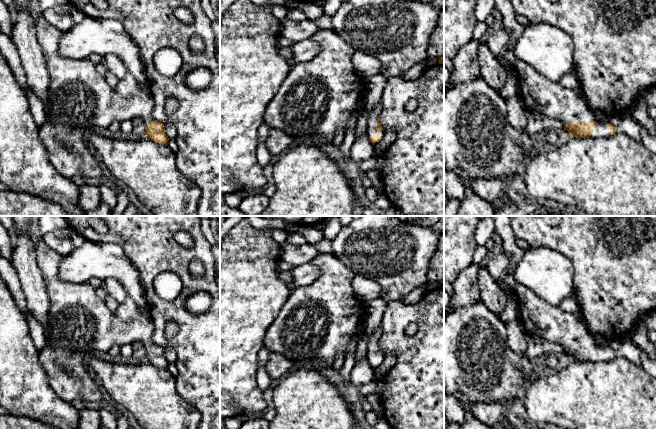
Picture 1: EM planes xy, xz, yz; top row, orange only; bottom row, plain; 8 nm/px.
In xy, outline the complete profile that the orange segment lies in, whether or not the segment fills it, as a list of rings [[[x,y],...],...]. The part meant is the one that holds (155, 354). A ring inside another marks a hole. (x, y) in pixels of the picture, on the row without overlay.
[[[33,239],[33,242],[36,262],[50,301],[49,336],[39,353],[39,361],[47,374],[49,385],[62,400],[70,403],[80,399],[89,405],[96,405],[102,400],[102,392],[89,375],[85,363],[97,352],[109,352],[114,345],[121,347],[141,341],[145,347],[146,361],[155,367],[167,369],[169,362],[164,348],[153,343],[154,327],[148,313],[141,312],[129,297],[120,303],[115,313],[111,312],[89,282],[67,282],[59,278],[59,266],[64,256],[48,247],[43,239]]]

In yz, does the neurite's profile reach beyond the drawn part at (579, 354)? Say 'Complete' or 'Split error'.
Split error

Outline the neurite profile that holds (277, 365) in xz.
[[[270,353],[265,368],[269,376],[274,380],[278,379],[293,366],[293,363],[281,354]]]

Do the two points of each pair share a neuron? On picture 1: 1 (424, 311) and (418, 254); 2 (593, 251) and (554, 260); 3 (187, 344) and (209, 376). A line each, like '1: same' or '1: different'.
1: different
2: different
3: same

